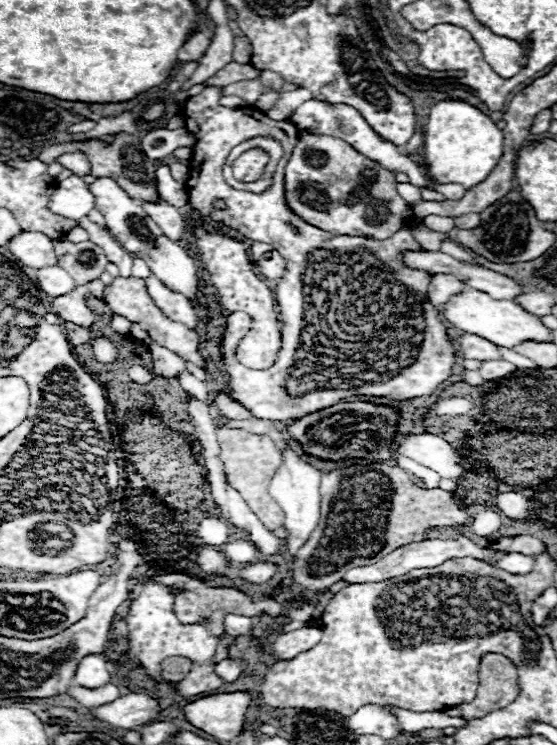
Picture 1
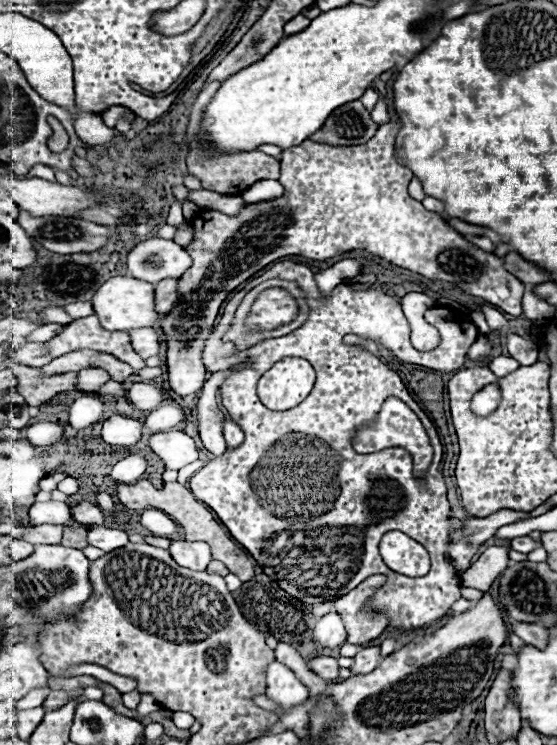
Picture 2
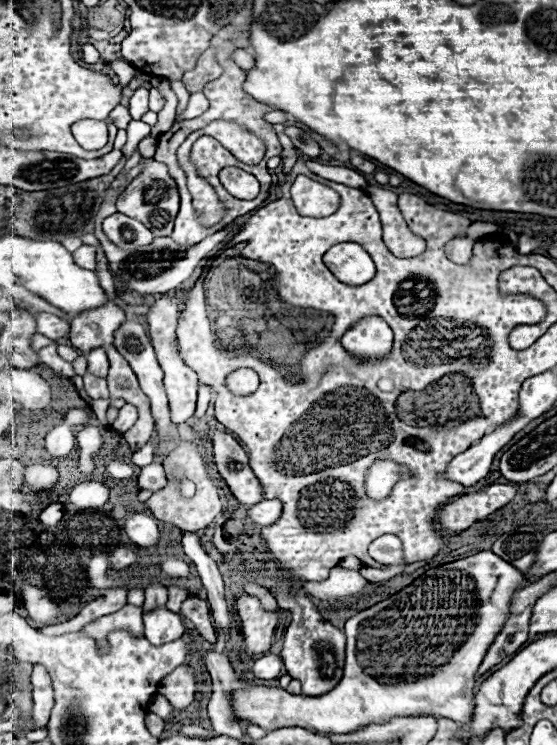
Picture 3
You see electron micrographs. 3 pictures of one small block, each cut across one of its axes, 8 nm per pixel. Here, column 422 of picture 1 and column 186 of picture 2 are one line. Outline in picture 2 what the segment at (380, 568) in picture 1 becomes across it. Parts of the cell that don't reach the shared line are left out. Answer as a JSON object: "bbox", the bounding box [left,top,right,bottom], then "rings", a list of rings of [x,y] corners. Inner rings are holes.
{"bbox":[170,540,210,570],"rings":[[[172,540],[170,544],[172,558],[190,570],[206,570],[210,558],[210,548],[204,542],[188,542],[188,540]]]}

